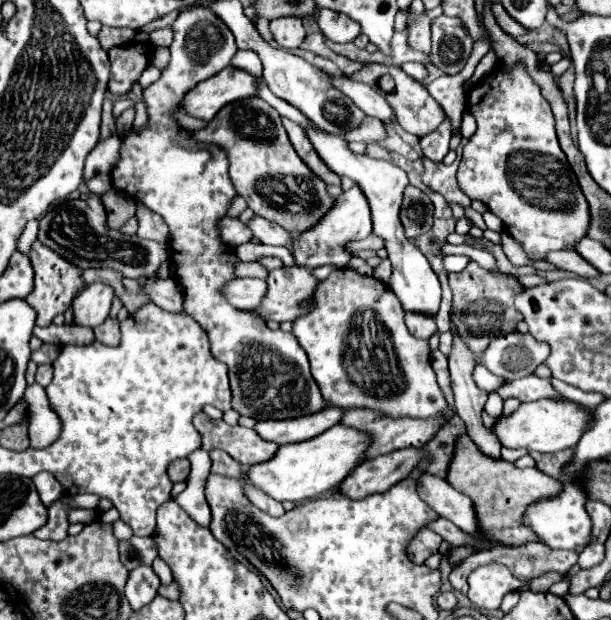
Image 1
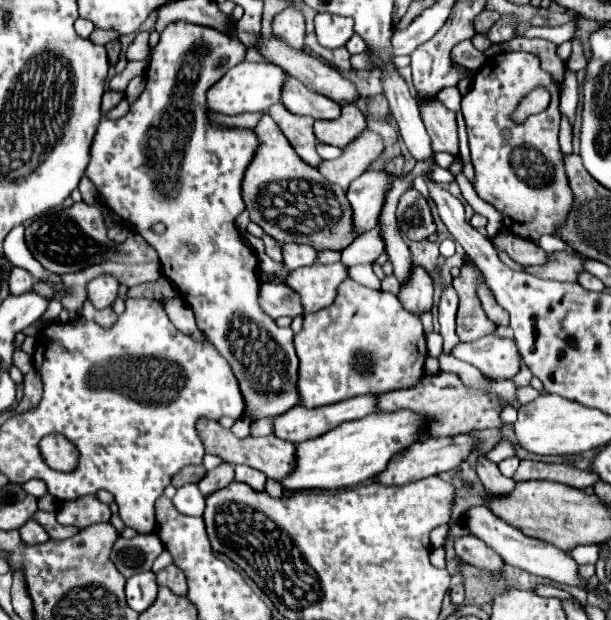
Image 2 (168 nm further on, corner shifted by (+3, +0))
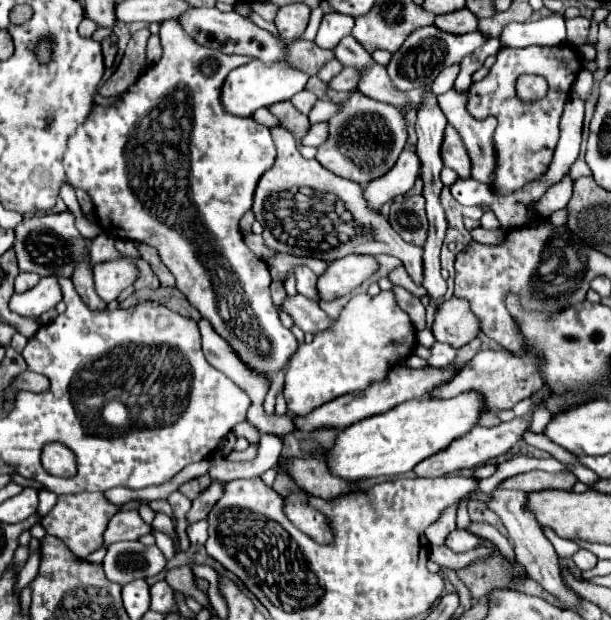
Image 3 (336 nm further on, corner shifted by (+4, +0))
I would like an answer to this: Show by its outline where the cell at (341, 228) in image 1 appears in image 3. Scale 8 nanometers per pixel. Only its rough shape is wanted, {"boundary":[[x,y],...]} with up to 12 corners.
{"boundary":[[404,150],[396,166],[364,186],[372,208],[414,188],[420,158]]}

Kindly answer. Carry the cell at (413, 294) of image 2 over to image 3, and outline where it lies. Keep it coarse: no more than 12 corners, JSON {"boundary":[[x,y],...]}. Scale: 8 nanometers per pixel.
{"boundary":[[272,128],[252,212],[274,252],[390,254],[422,284],[422,248],[364,188]]}

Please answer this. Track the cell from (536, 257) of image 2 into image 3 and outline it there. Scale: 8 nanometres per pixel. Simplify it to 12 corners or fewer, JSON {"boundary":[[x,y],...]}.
{"boundary":[[470,230],[472,240],[480,244],[500,244],[504,230]]}

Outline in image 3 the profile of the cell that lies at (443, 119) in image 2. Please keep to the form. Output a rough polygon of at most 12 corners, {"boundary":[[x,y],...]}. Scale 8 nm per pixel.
{"boundary":[[448,124],[442,144],[444,166],[470,178],[470,160],[460,134]]}

